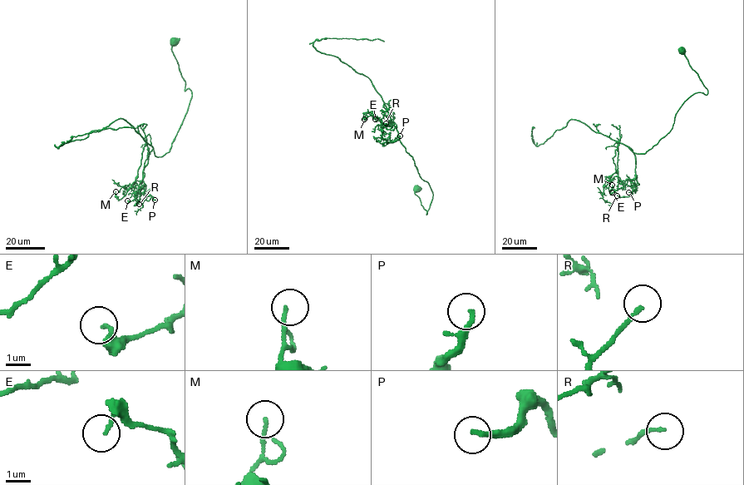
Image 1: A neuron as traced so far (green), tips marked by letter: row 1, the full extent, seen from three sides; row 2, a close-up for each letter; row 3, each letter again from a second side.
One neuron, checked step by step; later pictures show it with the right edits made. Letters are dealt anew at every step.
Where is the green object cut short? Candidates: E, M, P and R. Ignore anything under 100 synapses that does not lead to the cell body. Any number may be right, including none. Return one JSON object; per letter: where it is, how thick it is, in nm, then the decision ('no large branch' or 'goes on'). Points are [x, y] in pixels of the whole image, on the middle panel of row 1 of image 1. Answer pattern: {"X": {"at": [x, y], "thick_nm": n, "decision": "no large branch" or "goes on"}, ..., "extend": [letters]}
{"E": {"at": [375, 119], "thick_nm": 110, "decision": "no large branch"}, "M": {"at": [364, 119], "thick_nm": 140, "decision": "no large branch"}, "P": {"at": [400, 136], "thick_nm": 180, "decision": "no large branch"}, "R": {"at": [386, 123], "thick_nm": 140, "decision": "no large branch"}, "extend": []}

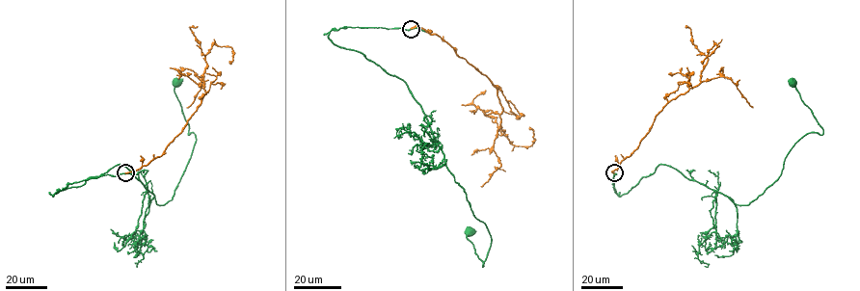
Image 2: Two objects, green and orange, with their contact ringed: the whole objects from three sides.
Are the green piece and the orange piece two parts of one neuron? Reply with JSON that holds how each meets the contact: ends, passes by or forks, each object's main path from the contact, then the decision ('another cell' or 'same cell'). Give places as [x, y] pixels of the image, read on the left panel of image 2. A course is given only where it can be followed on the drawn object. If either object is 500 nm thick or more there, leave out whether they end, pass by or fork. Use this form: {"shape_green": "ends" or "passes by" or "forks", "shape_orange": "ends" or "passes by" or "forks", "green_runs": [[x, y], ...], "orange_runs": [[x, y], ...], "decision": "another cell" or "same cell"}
{"shape_green": "passes by", "shape_orange": "ends", "green_runs": [[125, 172], [69, 183], [53, 196], [121, 164], [158, 205], [172, 198], [196, 142], [174, 92], [176, 82]], "orange_runs": [[125, 172], [159, 157], [181, 131], [205, 93], [205, 55], [214, 44], [232, 49], [229, 64]], "decision": "another cell"}

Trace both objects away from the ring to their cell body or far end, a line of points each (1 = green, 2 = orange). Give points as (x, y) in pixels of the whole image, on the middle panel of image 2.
1: (411, 29), (340, 28), (328, 36), (406, 84), (448, 171), (491, 237), (483, 266), (467, 238), (469, 231)
2: (411, 29), (439, 36), (491, 82), (502, 108), (501, 134), (512, 144), (529, 146), (529, 128)

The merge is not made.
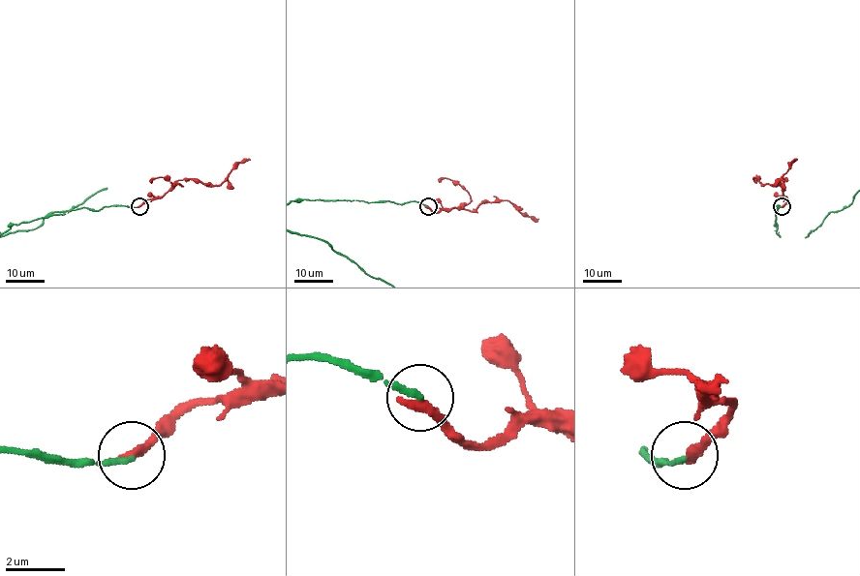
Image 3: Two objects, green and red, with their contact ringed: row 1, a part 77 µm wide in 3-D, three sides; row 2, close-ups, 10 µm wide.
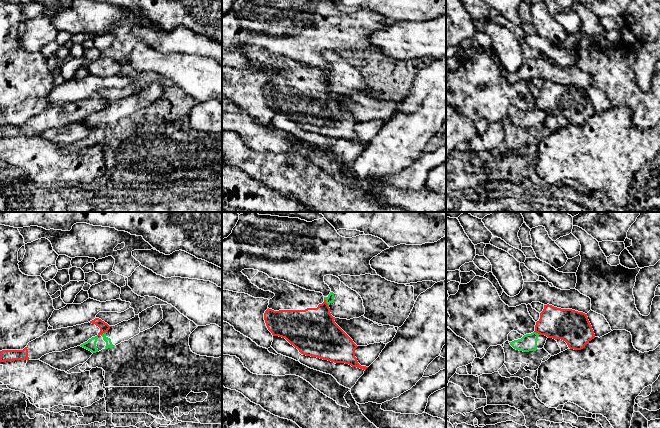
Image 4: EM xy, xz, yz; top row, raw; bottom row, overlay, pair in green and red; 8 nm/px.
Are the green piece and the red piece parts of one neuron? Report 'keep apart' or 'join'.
keep apart

